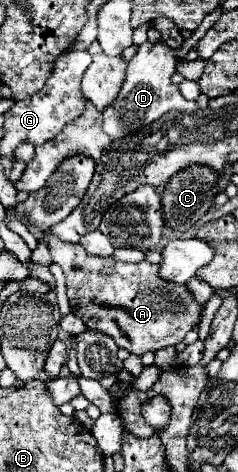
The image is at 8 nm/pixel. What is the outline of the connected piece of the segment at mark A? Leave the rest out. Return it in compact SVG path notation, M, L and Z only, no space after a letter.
M47 236L53 262L57 262L67 280L67 296L73 312L87 328L101 330L117 340L131 354L145 354L165 346L179 344L185 334L201 320L201 306L185 286L173 286L157 278L157 266L149 262L117 262L111 256L91 256L81 244L61 242Z

